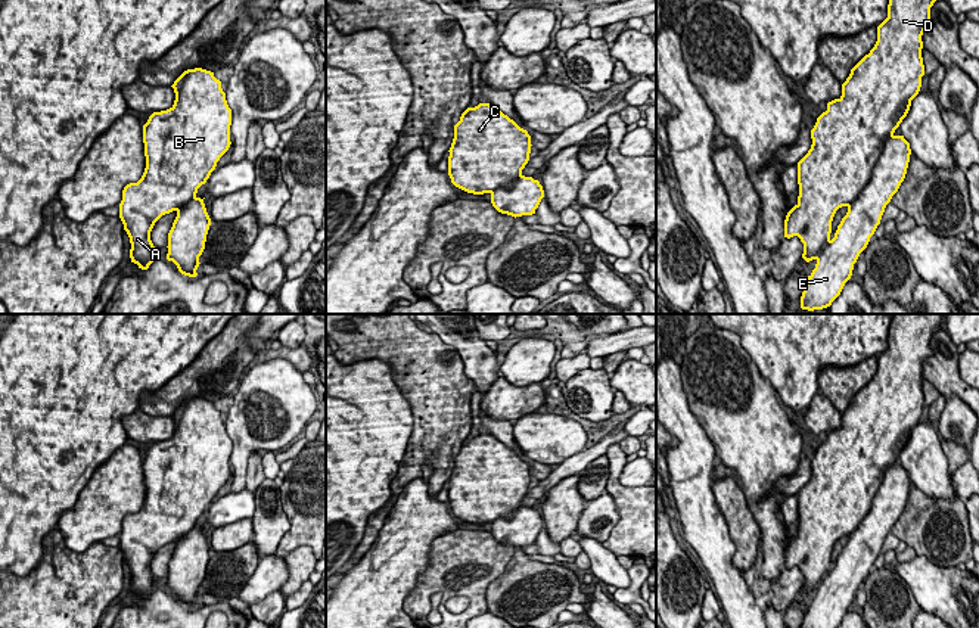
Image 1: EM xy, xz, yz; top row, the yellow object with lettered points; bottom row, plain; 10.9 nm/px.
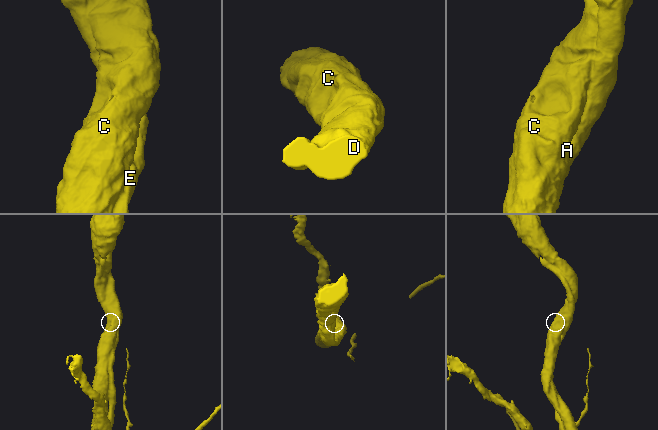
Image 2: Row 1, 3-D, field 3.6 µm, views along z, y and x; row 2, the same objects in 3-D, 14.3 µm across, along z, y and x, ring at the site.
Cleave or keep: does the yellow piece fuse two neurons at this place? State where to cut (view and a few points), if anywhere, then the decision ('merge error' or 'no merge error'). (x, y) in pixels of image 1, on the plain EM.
no cut; no merge error

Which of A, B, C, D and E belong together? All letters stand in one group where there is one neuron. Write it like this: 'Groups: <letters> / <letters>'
Groups: A B C D E

